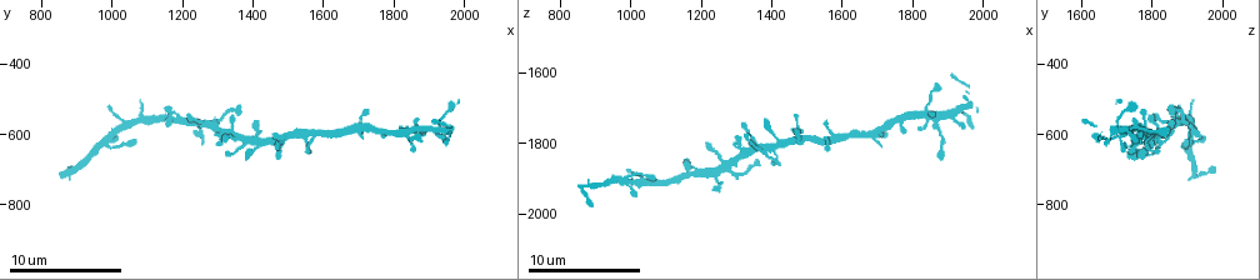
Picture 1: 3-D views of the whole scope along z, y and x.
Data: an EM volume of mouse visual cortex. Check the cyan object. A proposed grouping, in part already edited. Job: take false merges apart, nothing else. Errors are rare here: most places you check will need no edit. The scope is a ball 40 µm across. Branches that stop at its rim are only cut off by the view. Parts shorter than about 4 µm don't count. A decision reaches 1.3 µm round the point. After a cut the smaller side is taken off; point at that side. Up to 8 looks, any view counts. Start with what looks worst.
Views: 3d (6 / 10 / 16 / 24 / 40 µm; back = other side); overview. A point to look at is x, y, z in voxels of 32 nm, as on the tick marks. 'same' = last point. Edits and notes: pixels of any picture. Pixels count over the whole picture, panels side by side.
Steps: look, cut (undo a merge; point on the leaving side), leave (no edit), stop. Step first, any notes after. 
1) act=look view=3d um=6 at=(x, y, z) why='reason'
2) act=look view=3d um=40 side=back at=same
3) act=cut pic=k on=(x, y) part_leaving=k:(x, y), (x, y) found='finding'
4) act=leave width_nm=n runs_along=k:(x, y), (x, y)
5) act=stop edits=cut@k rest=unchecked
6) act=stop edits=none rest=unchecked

act=look view=3d um=10 at=(980, 630, 1910) why='four arms meet'

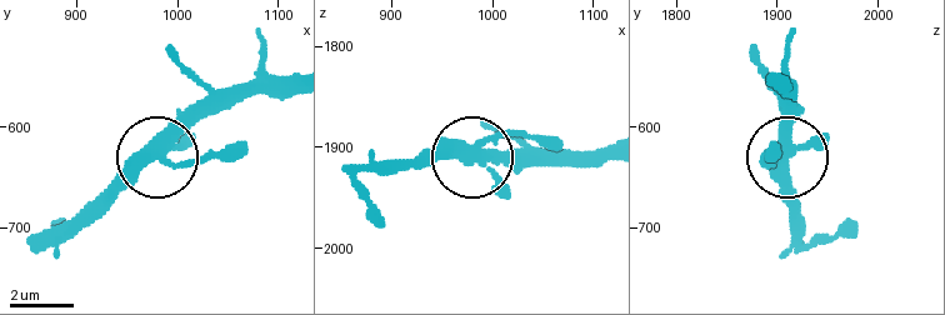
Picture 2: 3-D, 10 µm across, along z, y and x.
act=leave runs_along=2:(293, 86), (219, 98), (160, 156), (241, 159) found='all the same neuron'

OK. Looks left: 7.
act=look view=3d um=10 at=(1820, 600, 1720) why='thick turns thin'

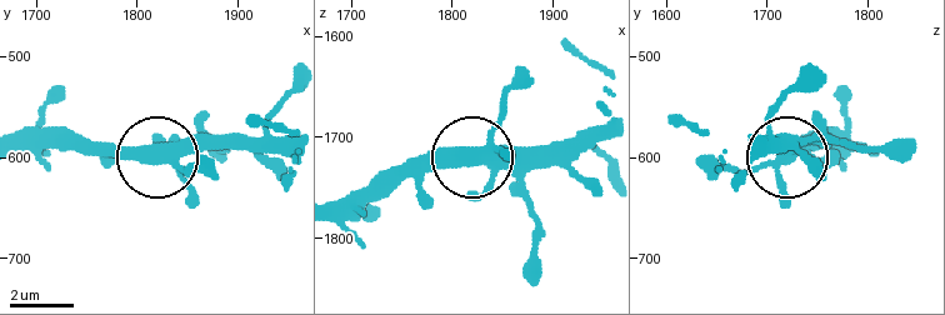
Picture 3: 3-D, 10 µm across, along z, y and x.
act=look view=3d um=6 at=(1818, 598, 1720)

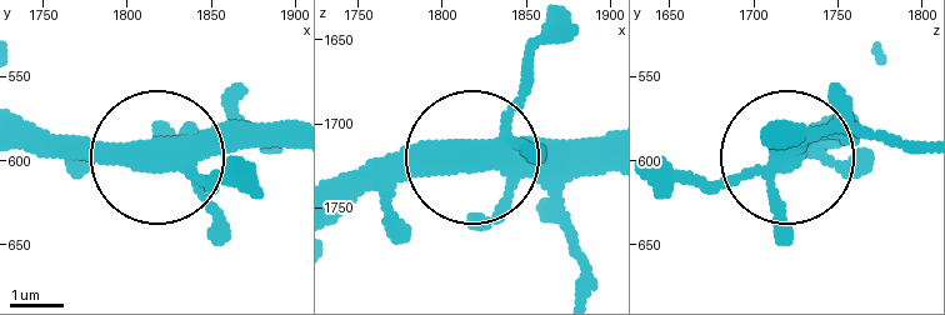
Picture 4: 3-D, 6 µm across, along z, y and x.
act=leave arms=5 runs_along=4:(23, 146), (170, 160), (291, 146) found='one neuron here'

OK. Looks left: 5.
act=look view=3d um=16 at=(1420, 620, 1800) why='arms part here'

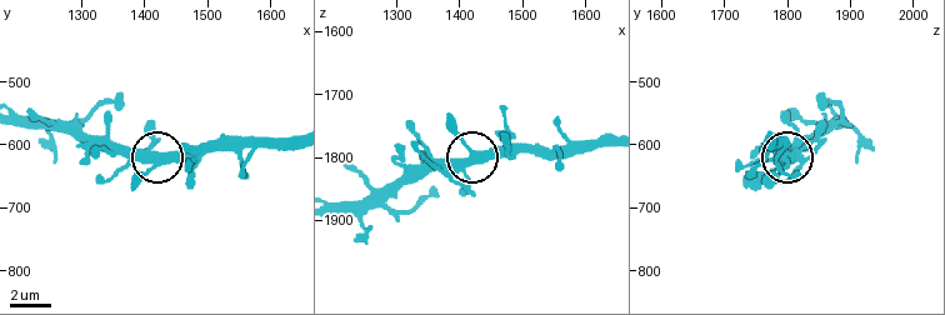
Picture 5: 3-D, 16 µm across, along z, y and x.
act=look view=3d um=6 at=(1420, 625, 1795) why='zoom in'

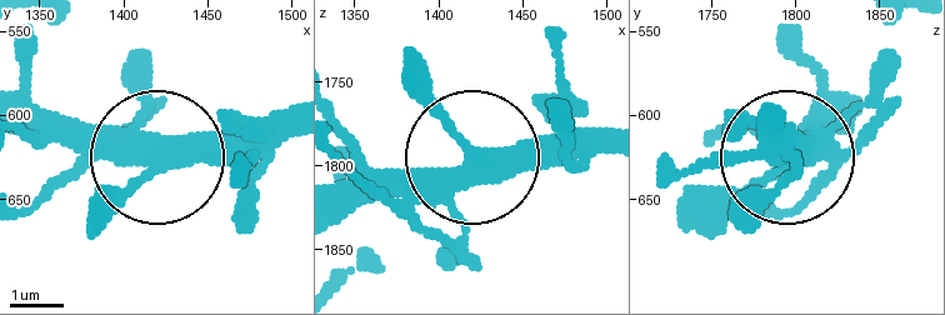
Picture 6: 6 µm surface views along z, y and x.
act=leave side_arm_um=23 runs_along=6:(491, 181), (483, 159), (603, 150) found='continuous, no second neuron'

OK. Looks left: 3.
act=look view=3d um=10 at=(1270, 570, 1870) why='four arms meet'

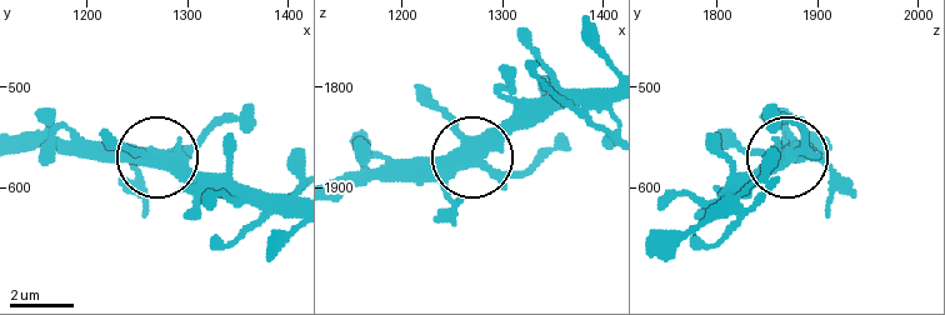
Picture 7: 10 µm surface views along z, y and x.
act=leave runs_along=7:(605, 101), (516, 109), (474, 153), (509, 171), (530, 171) found='continuous, no second neuron'

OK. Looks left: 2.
act=stop edits=none rest=unchecked

